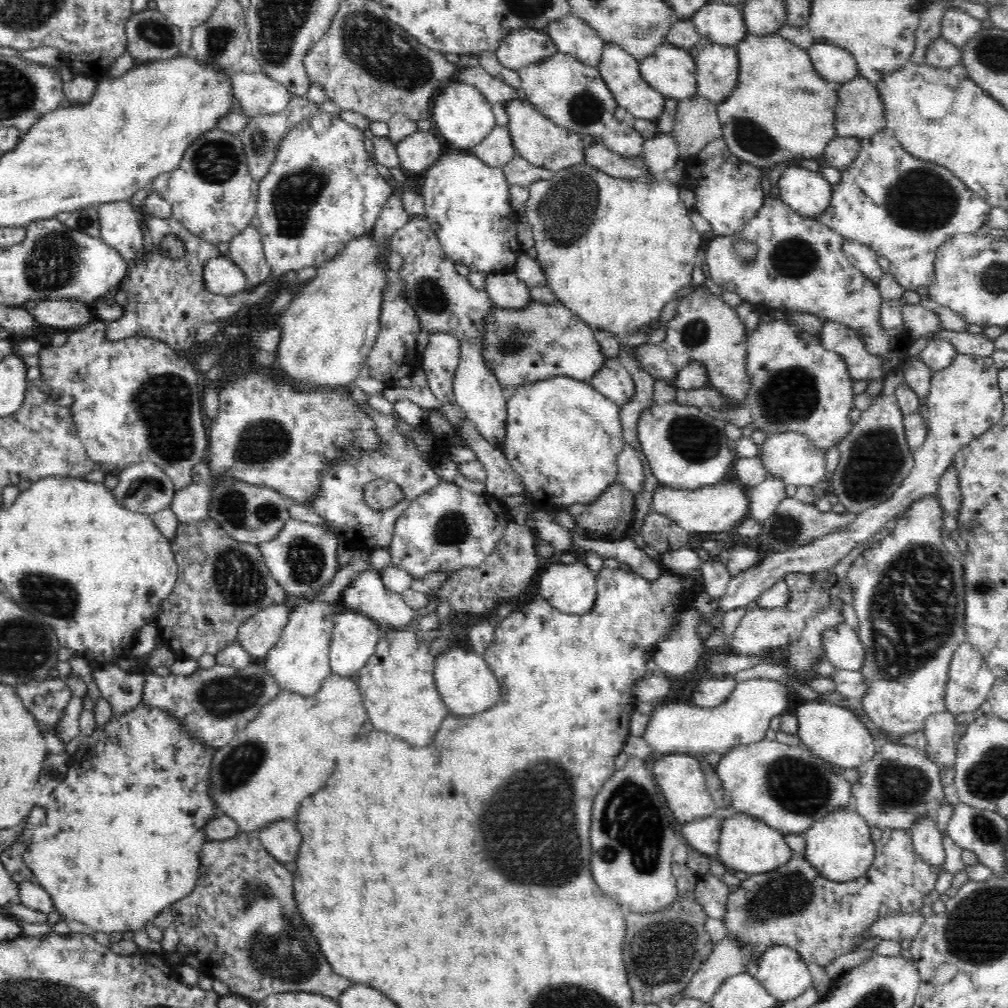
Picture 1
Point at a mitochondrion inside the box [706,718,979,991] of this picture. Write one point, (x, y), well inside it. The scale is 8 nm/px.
(790, 893)

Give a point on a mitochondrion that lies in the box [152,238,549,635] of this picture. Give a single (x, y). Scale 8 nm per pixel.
(237, 576)

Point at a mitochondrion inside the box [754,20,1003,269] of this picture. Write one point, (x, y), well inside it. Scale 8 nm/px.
(921, 200)

